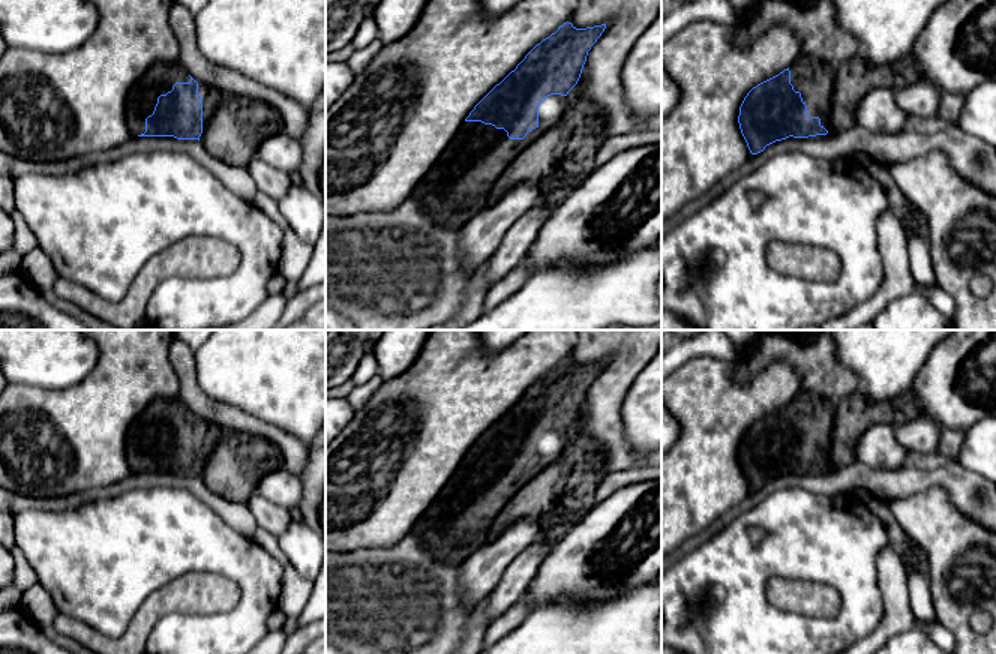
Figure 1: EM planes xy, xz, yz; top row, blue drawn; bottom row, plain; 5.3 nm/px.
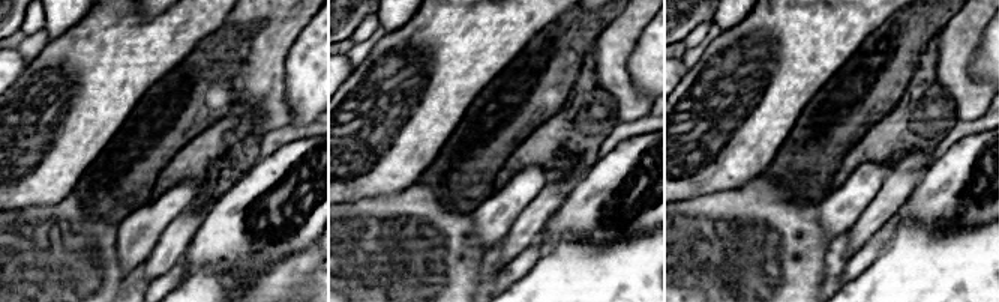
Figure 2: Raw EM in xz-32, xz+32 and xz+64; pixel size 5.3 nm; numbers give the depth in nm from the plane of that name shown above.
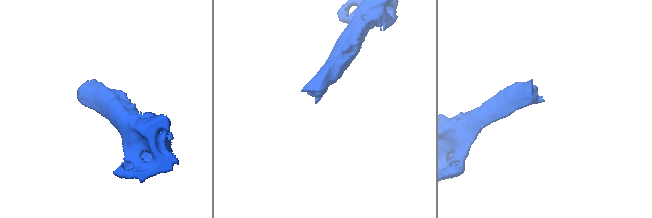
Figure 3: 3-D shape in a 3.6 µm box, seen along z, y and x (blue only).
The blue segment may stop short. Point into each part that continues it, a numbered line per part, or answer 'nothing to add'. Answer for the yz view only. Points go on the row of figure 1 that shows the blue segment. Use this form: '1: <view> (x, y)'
1: yz (815, 80)

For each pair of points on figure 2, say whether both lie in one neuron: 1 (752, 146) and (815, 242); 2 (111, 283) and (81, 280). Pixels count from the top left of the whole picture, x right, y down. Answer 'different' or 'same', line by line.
1: different
2: same

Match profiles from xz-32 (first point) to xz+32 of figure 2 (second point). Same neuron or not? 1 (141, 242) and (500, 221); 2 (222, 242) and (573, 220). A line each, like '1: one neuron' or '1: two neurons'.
1: one neuron
2: one neuron

